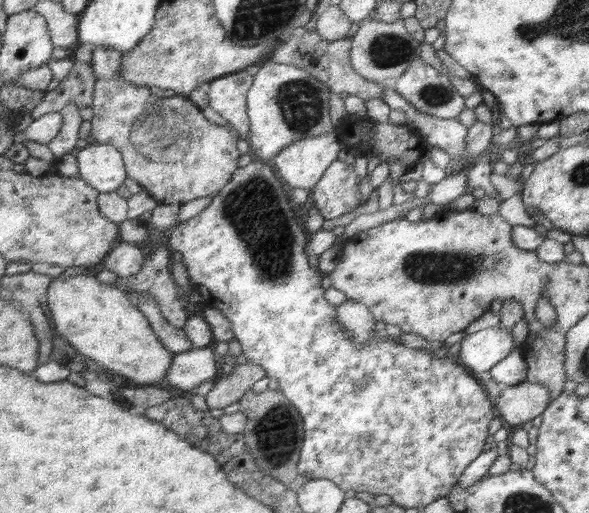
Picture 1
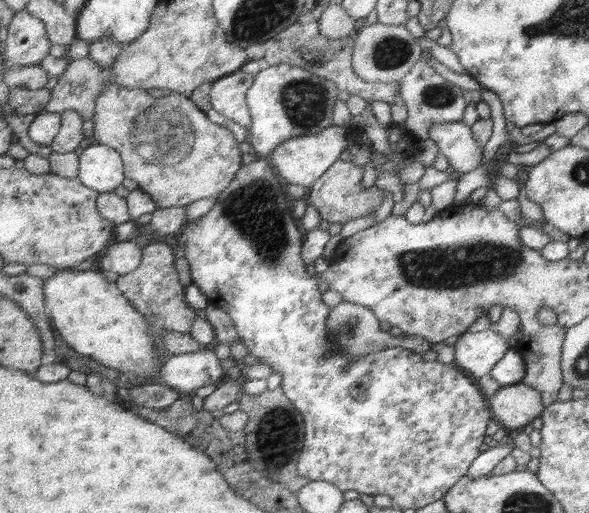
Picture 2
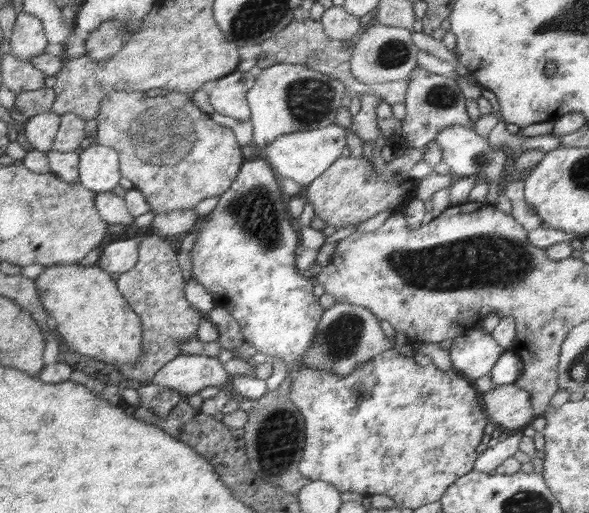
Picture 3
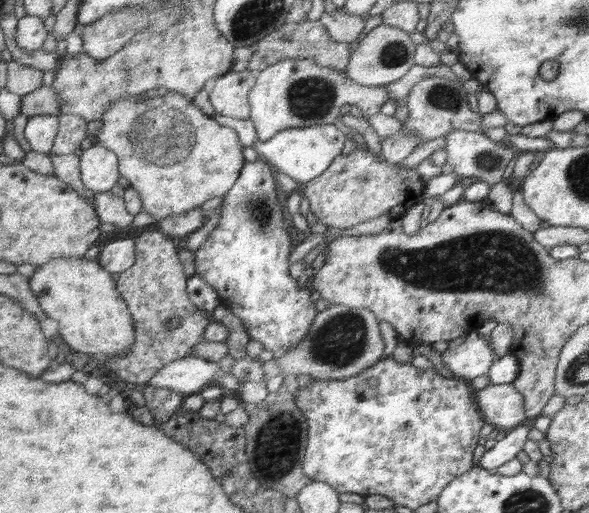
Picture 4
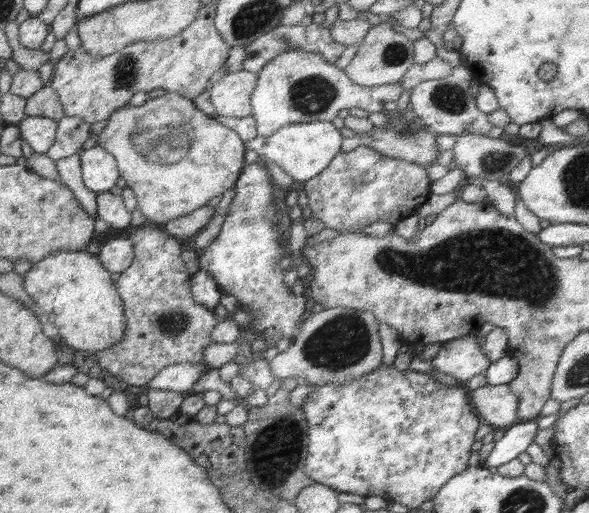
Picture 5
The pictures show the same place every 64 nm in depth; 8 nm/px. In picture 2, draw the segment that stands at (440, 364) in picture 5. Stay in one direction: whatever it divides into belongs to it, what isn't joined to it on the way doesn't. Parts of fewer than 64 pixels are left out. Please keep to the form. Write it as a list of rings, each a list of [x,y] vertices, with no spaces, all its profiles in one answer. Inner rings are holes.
[[[493,329],[461,334],[453,346],[456,348],[453,364],[468,370],[477,380],[491,373],[495,365],[512,350],[509,340]]]

